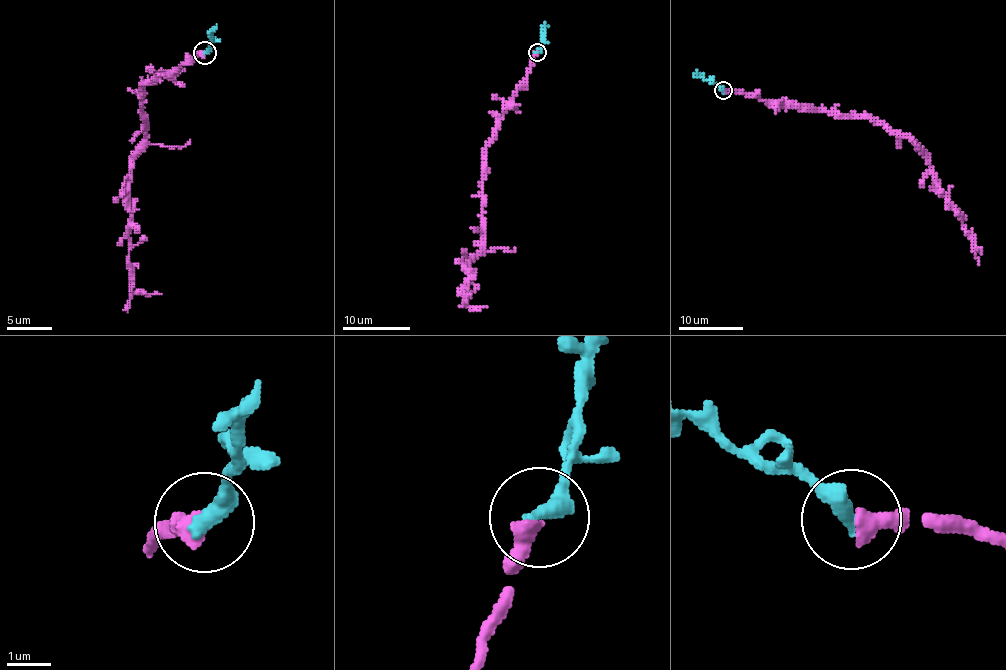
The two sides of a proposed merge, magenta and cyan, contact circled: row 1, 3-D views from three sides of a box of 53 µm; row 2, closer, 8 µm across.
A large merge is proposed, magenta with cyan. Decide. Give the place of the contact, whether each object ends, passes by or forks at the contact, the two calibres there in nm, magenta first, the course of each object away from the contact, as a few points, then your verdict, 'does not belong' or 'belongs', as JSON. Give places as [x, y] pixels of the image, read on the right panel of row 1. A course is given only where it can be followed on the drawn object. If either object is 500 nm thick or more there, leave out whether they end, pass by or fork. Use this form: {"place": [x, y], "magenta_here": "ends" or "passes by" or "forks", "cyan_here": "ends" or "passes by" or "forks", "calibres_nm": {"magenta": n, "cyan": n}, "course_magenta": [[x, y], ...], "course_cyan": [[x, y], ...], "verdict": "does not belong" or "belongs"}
{"place": [723, 90], "magenta_here": "ends", "cyan_here": "ends", "calibres_nm": {"magenta": 440, "cyan": 420}, "course_magenta": [[724, 91], [883, 122], [927, 160], [932, 179], [978, 251]], "course_cyan": [[724, 91], [701, 77], [696, 71]], "verdict": "belongs"}

